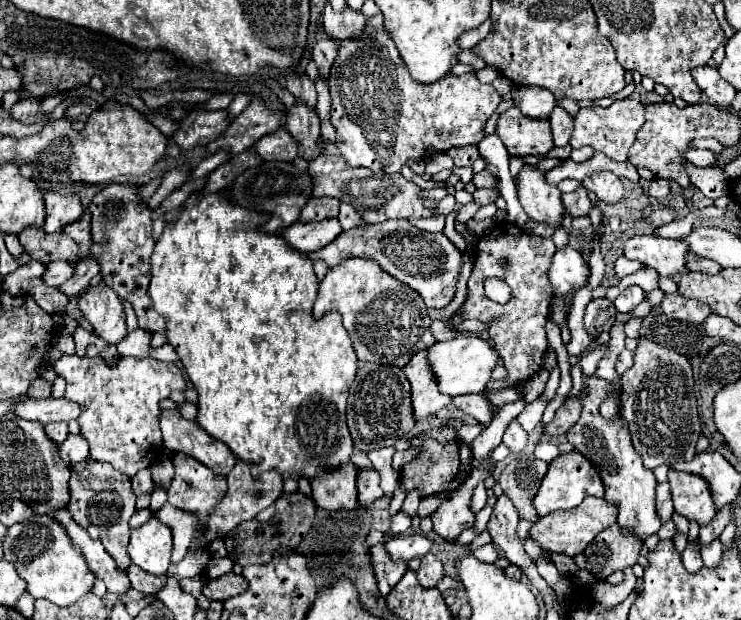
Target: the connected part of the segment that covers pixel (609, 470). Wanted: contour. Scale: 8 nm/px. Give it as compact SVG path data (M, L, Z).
M597 375L585 377L585 395L581 397L583 411L579 421L569 429L567 441L579 451L583 457L595 465L595 469L601 475L601 481L605 485L605 499L619 505L617 523L625 531L635 531L641 539L645 539L651 533L657 533L661 527L661 519L655 513L655 475L653 471L643 467L641 457L635 453L631 445L631 435L627 433L627 421L617 413L611 419L605 419L599 413L599 405L607 399L607 395L613 395L613 383L605 381Z

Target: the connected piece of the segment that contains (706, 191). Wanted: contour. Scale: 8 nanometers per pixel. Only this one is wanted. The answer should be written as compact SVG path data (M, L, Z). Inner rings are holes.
M687 163L687 173L691 183L709 199L717 199L725 195L725 173L719 167L695 167Z

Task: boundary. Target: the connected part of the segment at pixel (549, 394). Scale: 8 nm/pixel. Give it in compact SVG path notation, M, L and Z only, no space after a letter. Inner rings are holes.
M555 365L553 371L549 374L549 380L547 382L546 388L542 394L544 398L547 400L551 400L557 391L560 381L560 371L558 365Z

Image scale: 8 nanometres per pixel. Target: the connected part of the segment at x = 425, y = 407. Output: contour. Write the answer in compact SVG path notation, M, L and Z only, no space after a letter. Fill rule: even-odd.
M421 349L411 357L411 361L403 367L409 383L411 383L411 397L413 397L413 415L415 419L425 419L439 409L447 407L451 403L451 395L445 395L439 391L437 377L431 371L431 365L427 361L427 351Z

